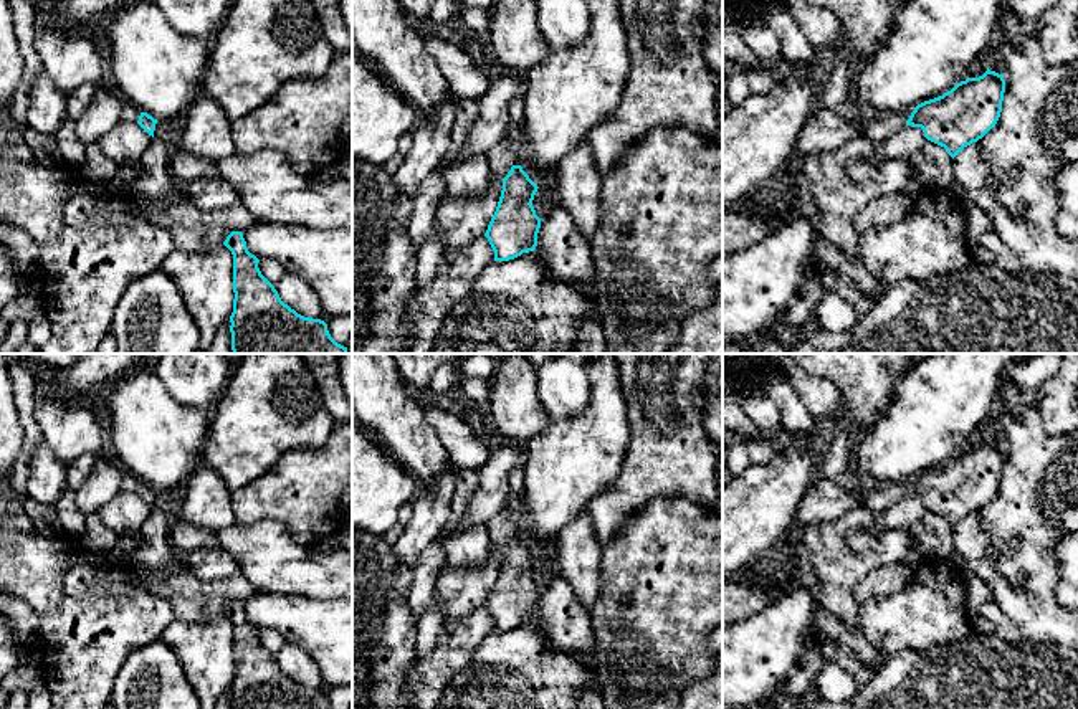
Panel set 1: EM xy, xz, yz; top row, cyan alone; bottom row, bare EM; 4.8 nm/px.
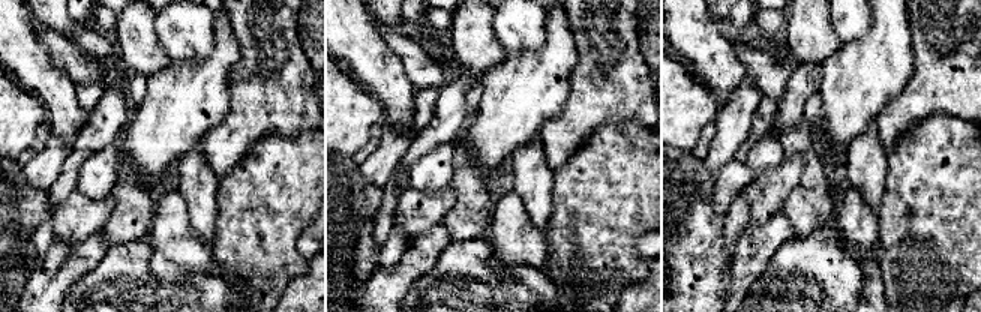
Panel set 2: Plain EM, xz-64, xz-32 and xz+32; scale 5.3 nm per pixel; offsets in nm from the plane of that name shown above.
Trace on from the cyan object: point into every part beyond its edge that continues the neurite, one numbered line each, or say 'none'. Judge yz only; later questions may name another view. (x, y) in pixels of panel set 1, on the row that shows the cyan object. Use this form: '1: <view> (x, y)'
1: yz (880, 128)

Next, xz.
1: xz (501, 157)

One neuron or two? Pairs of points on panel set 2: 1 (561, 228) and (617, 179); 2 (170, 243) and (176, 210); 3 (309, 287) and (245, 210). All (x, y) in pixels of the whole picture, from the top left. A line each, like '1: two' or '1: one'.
1: one
2: one
3: two

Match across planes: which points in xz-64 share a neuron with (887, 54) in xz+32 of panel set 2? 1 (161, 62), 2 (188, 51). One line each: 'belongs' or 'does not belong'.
1: does not belong
2: does not belong

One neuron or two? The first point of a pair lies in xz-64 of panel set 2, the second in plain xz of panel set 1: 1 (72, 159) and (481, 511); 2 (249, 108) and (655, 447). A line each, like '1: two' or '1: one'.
1: one
2: one

